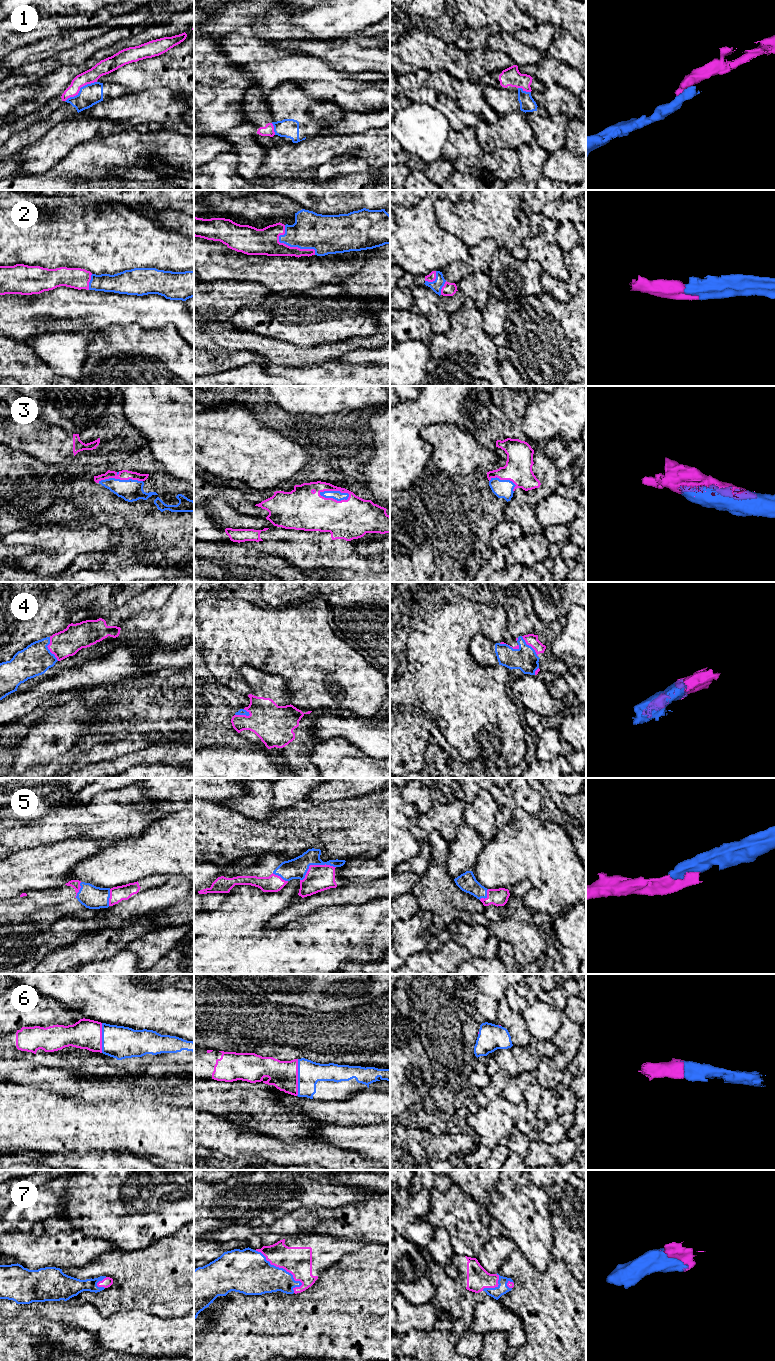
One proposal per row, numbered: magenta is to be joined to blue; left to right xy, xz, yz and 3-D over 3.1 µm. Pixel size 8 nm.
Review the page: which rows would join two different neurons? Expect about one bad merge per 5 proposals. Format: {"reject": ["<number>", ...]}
{"reject": ["1"]}

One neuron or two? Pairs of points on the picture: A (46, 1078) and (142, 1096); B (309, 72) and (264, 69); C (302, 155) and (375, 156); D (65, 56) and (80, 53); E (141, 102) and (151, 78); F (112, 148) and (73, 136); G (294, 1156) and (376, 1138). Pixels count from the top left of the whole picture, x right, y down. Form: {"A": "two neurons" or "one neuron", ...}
{"A": "one neuron", "B": "one neuron", "C": "one neuron", "D": "one neuron", "E": "two neurons", "F": "two neurons", "G": "two neurons"}

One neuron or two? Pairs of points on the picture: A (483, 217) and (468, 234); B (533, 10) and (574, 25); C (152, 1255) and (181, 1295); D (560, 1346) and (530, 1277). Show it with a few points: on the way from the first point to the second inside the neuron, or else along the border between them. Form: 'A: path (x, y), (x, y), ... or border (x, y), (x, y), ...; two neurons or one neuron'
A: path (479, 221), (471, 230); one neuron
B: path (543, 10), (560, 11), (564, 15); one neuron
C: path (162, 1265), (171, 1276), (171, 1285); one neuron
D: path (555, 1329), (555, 1312), (537, 1294); one neuron

